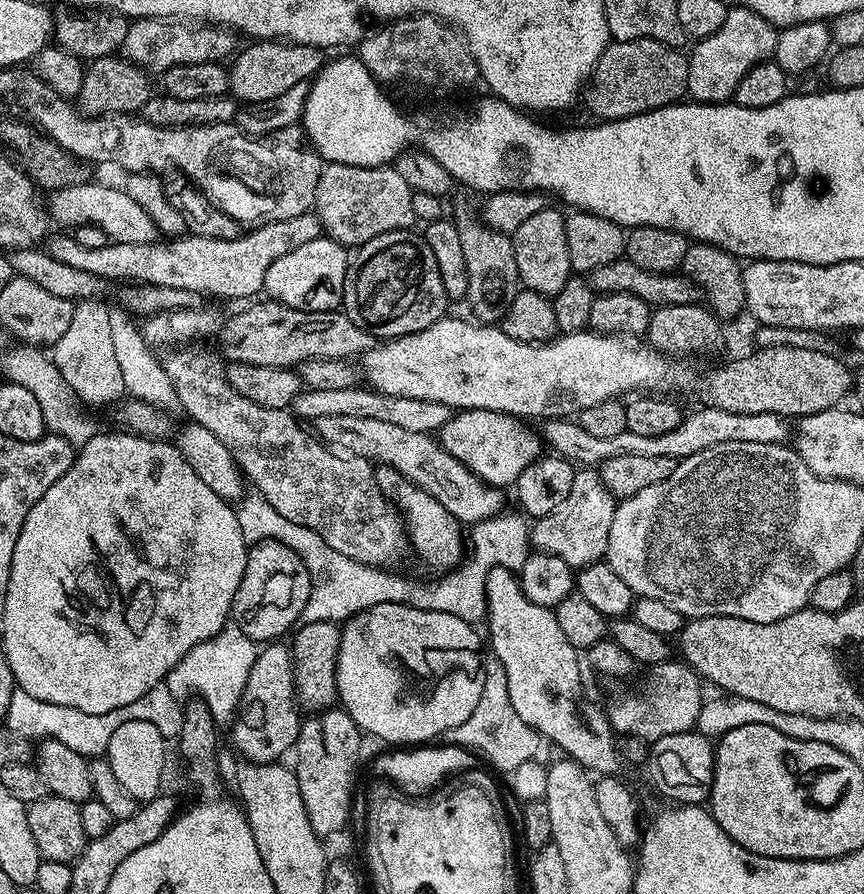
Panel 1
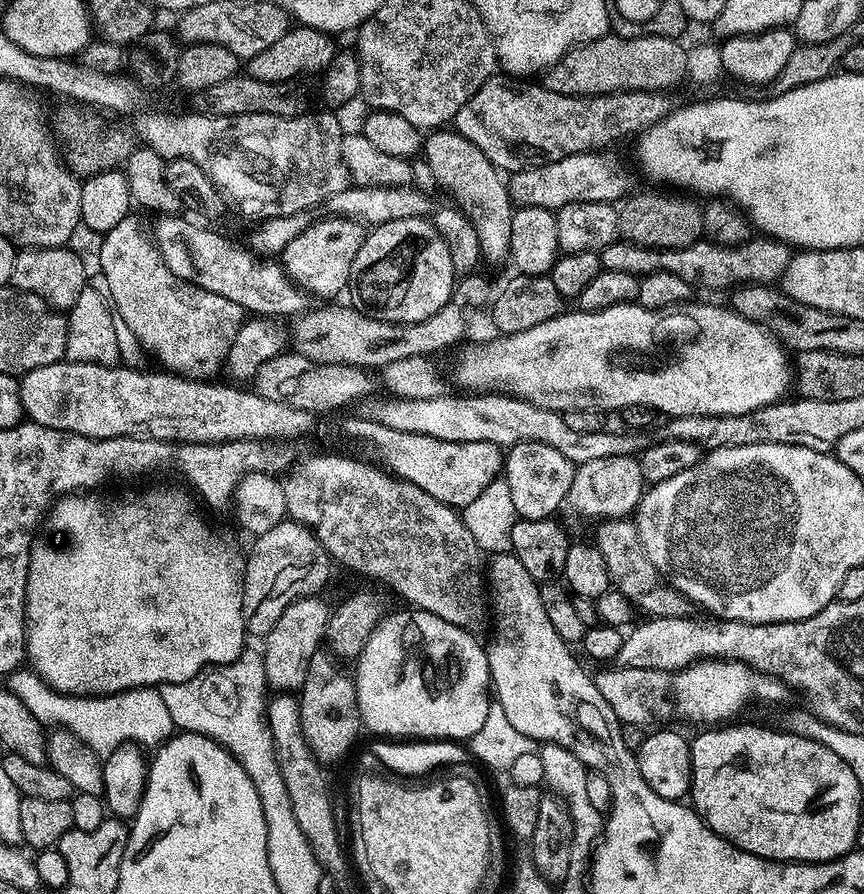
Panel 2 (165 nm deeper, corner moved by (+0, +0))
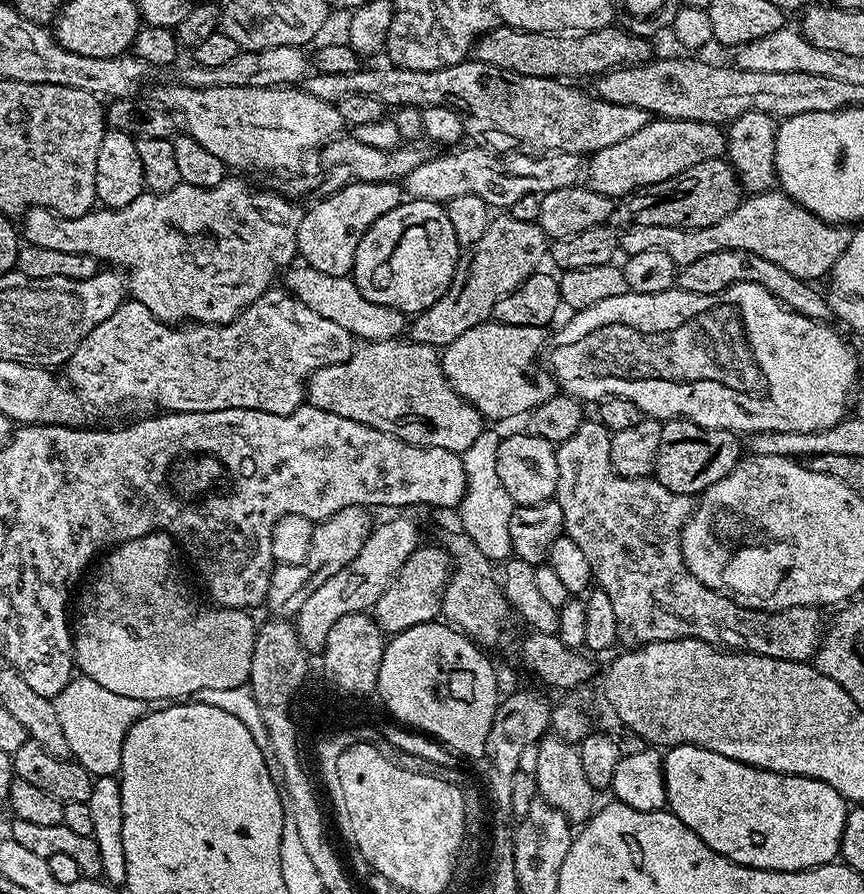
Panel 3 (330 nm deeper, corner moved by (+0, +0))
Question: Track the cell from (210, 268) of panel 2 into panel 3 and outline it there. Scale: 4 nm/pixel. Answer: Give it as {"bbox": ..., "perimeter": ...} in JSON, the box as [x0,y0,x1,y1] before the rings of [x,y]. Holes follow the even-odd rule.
{"bbox":[283,262,405,342],"perimeter":[[[293,262],[283,269],[283,287],[291,292],[299,304],[305,304],[314,310],[314,314],[322,314],[322,318],[330,318],[330,322],[338,322],[357,341],[375,342],[378,340],[394,340],[405,331],[405,313],[394,310],[390,306],[378,306],[378,302],[370,302],[370,298],[362,298],[362,290],[352,281],[351,275],[335,276],[322,274],[322,270],[314,270],[303,262]]]}

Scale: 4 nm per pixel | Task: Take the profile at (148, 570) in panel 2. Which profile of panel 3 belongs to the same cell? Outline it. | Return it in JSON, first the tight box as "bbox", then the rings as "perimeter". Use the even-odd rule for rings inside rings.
{"bbox":[72,530,257,702],"perimeter":[[[153,530],[144,536],[139,536],[133,540],[128,540],[125,544],[117,544],[99,561],[100,569],[96,572],[96,577],[85,586],[80,592],[80,601],[74,604],[74,623],[72,630],[72,650],[74,653],[74,664],[79,675],[90,678],[98,682],[98,686],[106,686],[106,690],[111,690],[114,694],[122,694],[125,698],[138,698],[145,702],[160,700],[156,702],[176,702],[181,698],[195,697],[202,690],[213,688],[214,690],[226,690],[230,686],[248,683],[250,674],[250,662],[254,654],[254,642],[256,641],[257,625],[252,624],[252,620],[247,611],[242,608],[222,608],[213,606],[211,603],[199,604],[194,593],[188,589],[186,581],[180,577],[180,572],[176,569],[176,552],[178,556],[178,545],[167,532],[163,530]]]}

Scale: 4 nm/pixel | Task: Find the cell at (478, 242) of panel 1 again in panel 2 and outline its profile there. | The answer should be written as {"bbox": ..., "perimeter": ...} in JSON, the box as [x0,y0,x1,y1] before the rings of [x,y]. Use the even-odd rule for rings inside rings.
{"bbox":[422,130,514,261],"perimeter":[[[455,130],[429,131],[422,140],[422,159],[430,162],[437,185],[444,186],[456,199],[453,200],[455,207],[461,208],[466,218],[474,222],[481,257],[485,261],[505,259],[510,250],[510,222],[514,205],[505,177],[500,177],[494,161],[486,158],[474,142],[462,138],[462,134]]]}

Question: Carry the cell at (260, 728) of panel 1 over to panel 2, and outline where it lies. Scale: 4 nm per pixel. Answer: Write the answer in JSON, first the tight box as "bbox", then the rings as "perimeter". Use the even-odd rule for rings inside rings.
{"bbox":[262,595,330,690],"perimeter":[[[319,595],[304,596],[301,600],[286,606],[286,610],[282,610],[282,618],[278,618],[278,622],[274,622],[267,636],[263,637],[262,655],[266,666],[266,678],[273,689],[299,690],[306,682],[310,658],[314,658],[314,654],[321,651],[328,634],[330,608],[320,599]]]}

